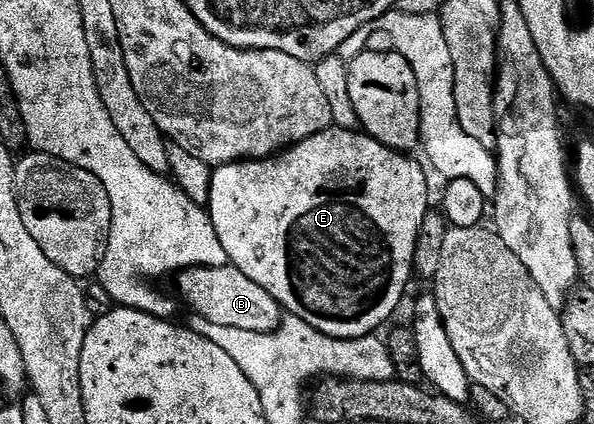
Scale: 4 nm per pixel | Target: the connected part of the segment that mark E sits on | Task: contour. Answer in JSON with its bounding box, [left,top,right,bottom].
[209,128,431,338]

